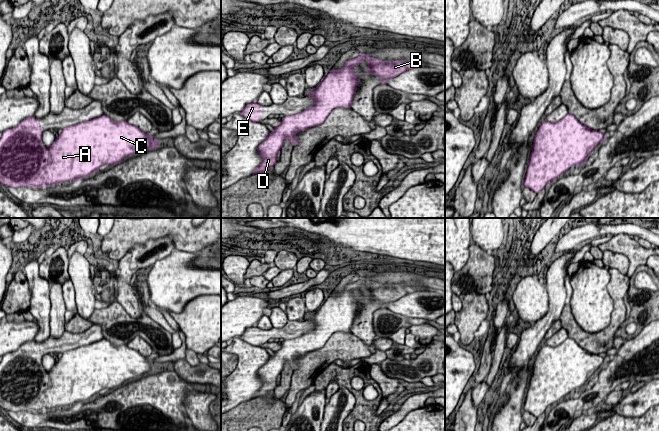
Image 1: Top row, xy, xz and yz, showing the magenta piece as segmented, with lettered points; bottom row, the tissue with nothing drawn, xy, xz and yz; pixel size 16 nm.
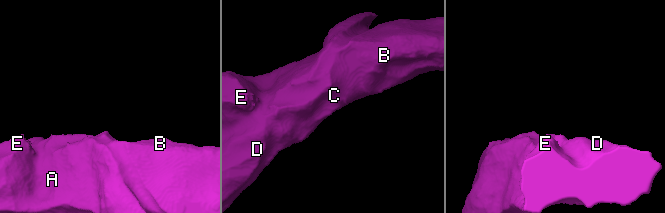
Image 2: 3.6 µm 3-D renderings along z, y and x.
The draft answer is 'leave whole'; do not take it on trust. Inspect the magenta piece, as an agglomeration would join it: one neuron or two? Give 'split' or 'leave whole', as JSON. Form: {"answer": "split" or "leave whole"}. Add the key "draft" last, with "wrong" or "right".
{"answer": "leave whole", "draft": "right"}

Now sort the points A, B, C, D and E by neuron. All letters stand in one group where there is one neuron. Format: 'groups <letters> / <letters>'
groups A B C D E

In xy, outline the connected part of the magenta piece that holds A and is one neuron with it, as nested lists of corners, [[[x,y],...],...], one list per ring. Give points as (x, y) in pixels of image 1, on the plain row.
[[[102,339],[100,341],[91,343],[90,345],[85,345],[62,353],[62,357],[55,363],[55,365],[49,372],[47,372],[43,367],[42,357],[43,356],[41,352],[41,347],[35,345],[35,340],[28,341],[23,345],[21,345],[16,351],[10,352],[3,356],[0,362],[0,407],[1,408],[3,408],[6,411],[13,411],[13,412],[18,412],[18,411],[41,412],[47,410],[54,410],[55,408],[59,409],[60,407],[65,405],[71,405],[72,407],[76,407],[77,405],[80,405],[83,401],[89,398],[93,399],[104,388],[107,388],[111,391],[115,388],[122,386],[123,383],[127,380],[137,379],[139,377],[160,370],[162,367],[161,365],[158,366],[154,362],[154,359],[148,360],[146,356],[141,355],[138,351],[129,348],[127,345],[114,345],[107,339]]]

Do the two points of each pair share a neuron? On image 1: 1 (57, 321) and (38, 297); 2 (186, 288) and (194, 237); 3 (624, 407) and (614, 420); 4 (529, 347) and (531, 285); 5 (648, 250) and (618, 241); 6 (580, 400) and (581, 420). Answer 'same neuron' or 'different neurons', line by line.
1: different neurons
2: different neurons
3: different neurons
4: different neurons
5: same neuron
6: different neurons

